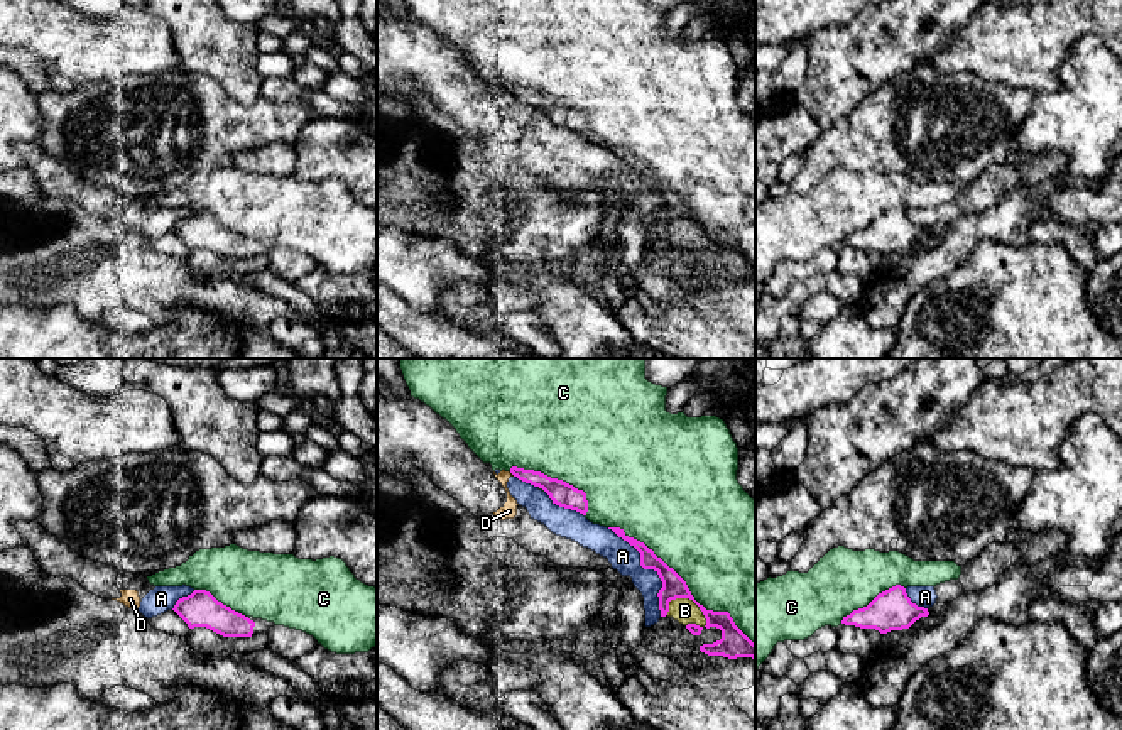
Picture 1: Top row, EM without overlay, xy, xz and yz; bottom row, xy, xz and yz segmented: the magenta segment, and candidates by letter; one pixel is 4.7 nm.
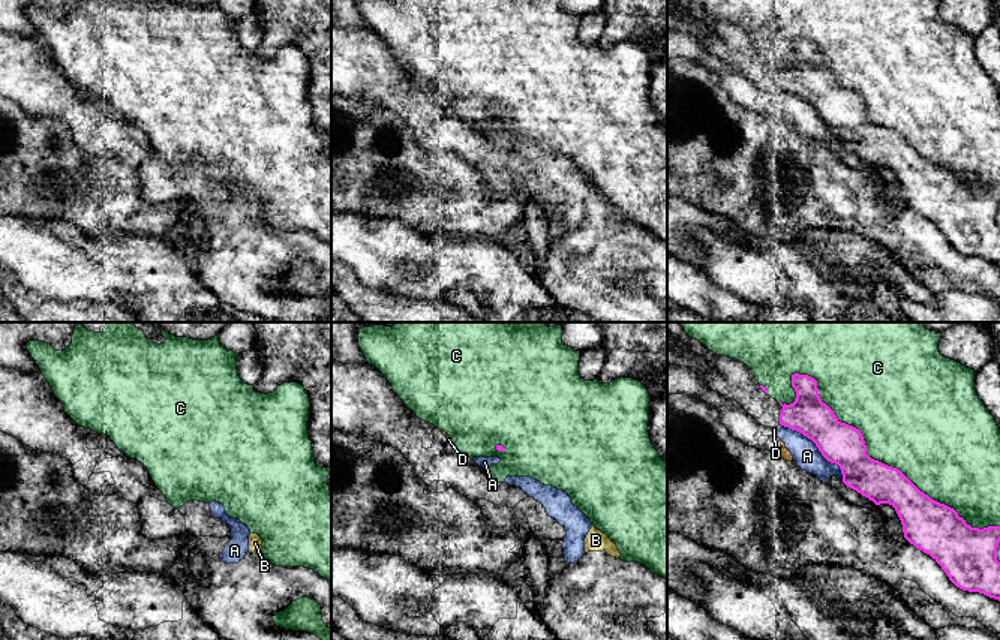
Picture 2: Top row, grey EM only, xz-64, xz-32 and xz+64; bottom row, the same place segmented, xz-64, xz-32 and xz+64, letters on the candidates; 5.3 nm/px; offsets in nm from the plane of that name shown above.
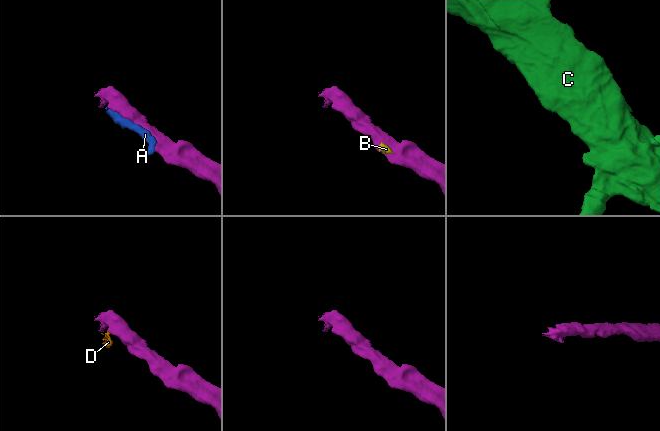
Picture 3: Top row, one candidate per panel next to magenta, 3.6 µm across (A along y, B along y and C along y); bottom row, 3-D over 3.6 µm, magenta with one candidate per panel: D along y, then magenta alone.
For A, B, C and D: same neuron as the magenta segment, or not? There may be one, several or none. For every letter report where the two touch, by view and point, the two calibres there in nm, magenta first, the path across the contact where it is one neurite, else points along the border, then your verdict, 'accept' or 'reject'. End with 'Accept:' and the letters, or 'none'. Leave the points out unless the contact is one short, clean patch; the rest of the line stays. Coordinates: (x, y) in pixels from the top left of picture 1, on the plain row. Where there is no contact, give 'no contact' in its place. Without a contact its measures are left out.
A: meets magenta in xz at (648, 190); 110 nm thick on the magenta side, 140 nm on the other; reject
B: meets magenta in xz at (691, 220); 110 nm thick on the magenta side, 120 nm on the other; border along xz (668, 223), (690, 220), (707, 245); reject
C: meets magenta in xz at (686, 207); 110 nm thick on the magenta side, 500 nm on the other; reject
D: meets magenta in xz at (512, 95); 110 nm thick on the magenta side, 80 nm on the other; reject
Accept: none

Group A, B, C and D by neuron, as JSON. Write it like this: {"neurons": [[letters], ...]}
{"neurons": [["A", "B", "D"], ["C"]]}

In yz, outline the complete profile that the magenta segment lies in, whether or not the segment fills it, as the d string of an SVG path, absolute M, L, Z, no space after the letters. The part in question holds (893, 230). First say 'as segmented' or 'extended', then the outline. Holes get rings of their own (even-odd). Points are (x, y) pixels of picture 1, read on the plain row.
as segmented; M896 206L879 215L867 228L843 238L842 245L887 255L891 252L909 250L916 242L928 237L928 230L912 225L906 210Z

